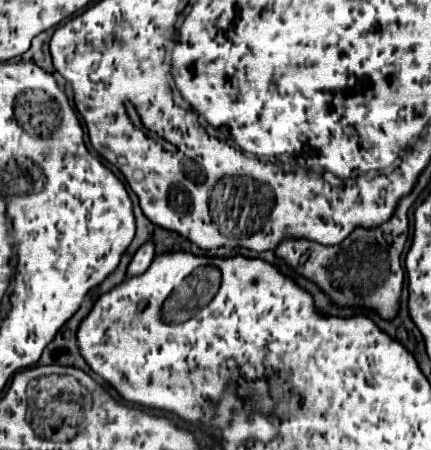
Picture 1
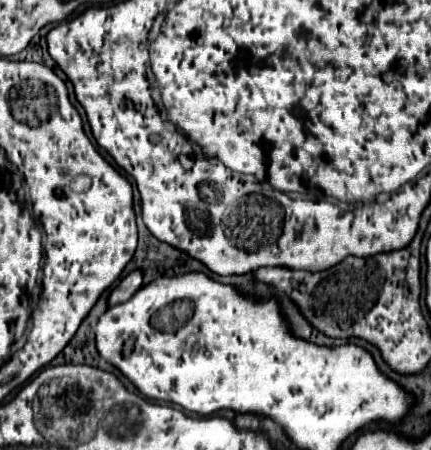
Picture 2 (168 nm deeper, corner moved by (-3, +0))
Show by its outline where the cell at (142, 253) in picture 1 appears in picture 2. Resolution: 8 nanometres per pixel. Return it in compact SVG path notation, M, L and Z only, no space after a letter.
M133 270L133 272L129 272L129 274L119 282L119 286L113 288L113 292L111 292L111 296L109 296L109 306L129 300L129 298L139 290L141 284L143 284L143 270Z

